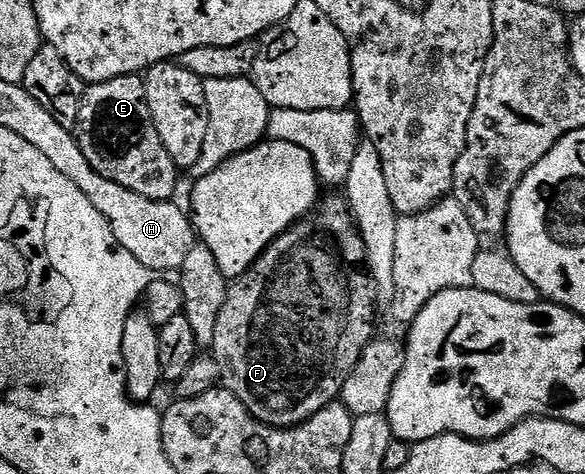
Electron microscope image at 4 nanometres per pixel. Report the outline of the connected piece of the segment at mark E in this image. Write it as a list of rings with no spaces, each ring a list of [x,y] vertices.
[[[140,74],[118,76],[114,80],[91,83],[84,91],[82,112],[74,131],[86,160],[106,180],[138,192],[150,200],[167,202],[175,199],[178,167],[166,152],[158,128],[150,116],[144,78]]]

